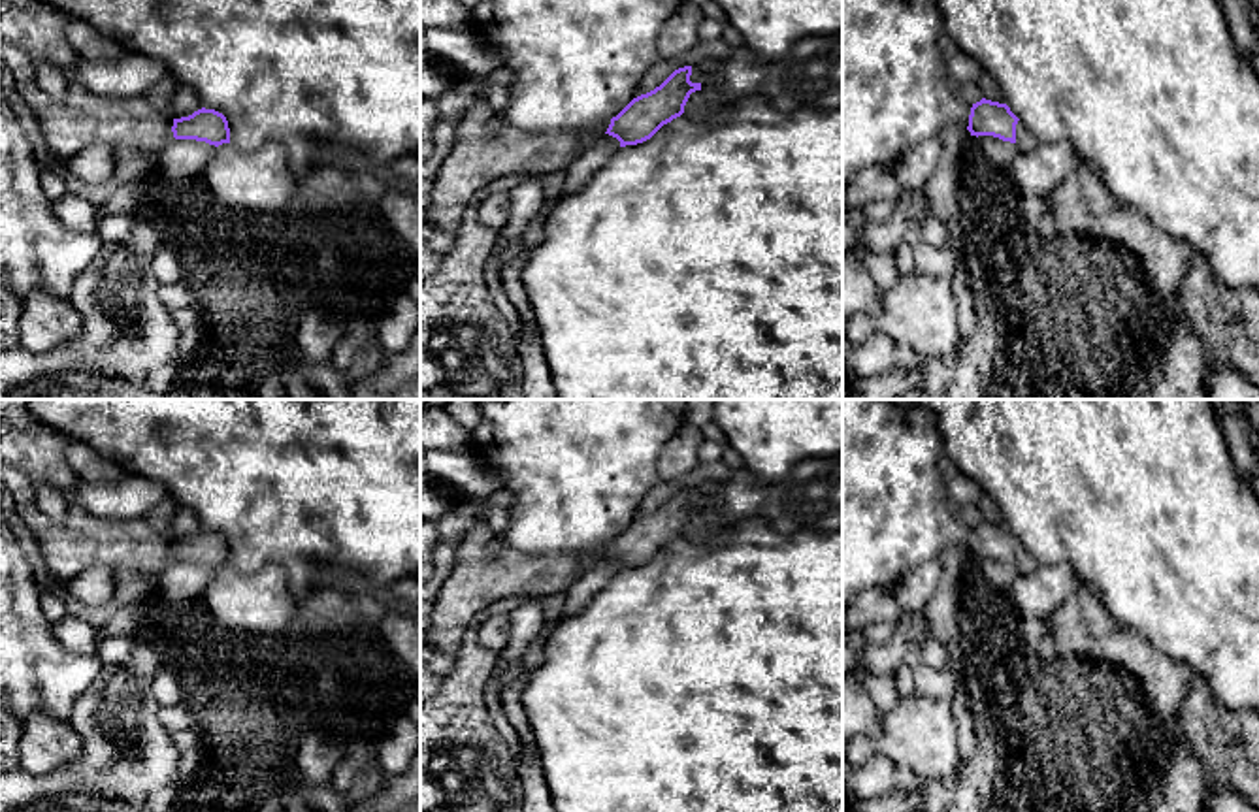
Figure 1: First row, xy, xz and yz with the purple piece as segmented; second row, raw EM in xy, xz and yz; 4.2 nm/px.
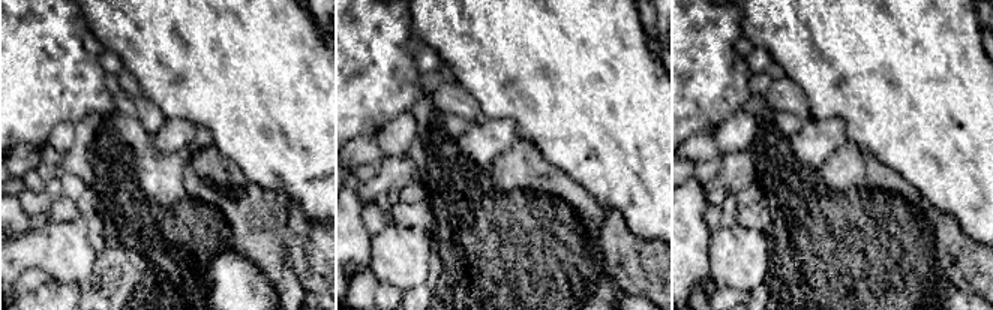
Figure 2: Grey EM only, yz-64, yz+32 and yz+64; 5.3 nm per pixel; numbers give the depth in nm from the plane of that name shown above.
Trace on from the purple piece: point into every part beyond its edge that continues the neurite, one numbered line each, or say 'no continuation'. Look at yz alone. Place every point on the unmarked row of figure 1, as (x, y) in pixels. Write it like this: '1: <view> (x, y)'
1: yz (1026, 562)

